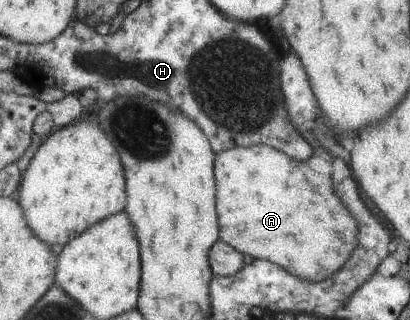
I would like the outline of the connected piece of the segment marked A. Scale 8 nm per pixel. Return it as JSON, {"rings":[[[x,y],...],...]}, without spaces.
{"rings":[[[266,145],[234,147],[215,155],[213,175],[219,239],[241,255],[271,262],[289,275],[317,283],[337,273],[357,247],[357,222],[333,191],[329,174],[315,173],[305,161],[295,162]]]}

